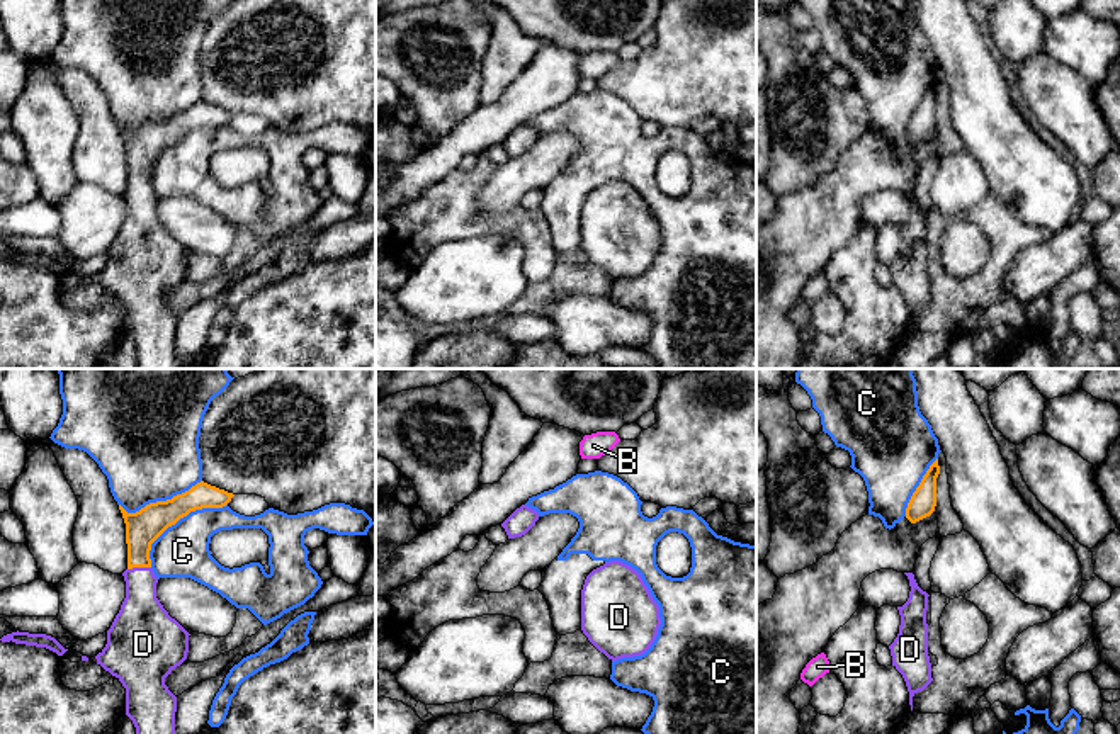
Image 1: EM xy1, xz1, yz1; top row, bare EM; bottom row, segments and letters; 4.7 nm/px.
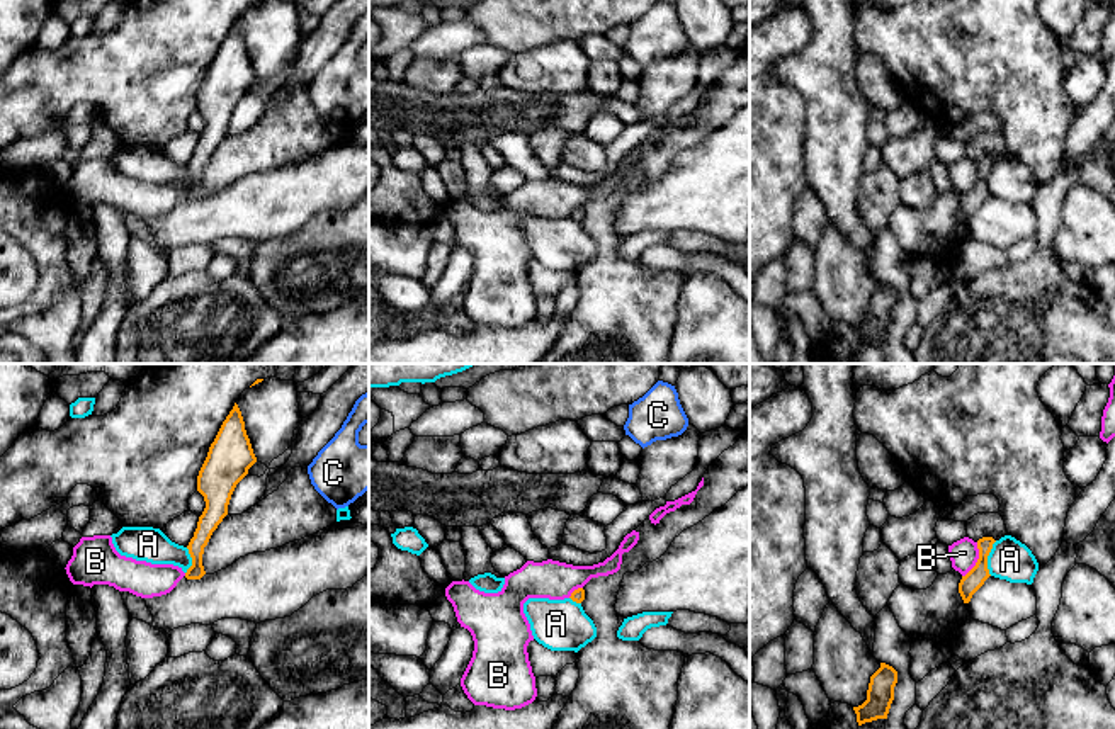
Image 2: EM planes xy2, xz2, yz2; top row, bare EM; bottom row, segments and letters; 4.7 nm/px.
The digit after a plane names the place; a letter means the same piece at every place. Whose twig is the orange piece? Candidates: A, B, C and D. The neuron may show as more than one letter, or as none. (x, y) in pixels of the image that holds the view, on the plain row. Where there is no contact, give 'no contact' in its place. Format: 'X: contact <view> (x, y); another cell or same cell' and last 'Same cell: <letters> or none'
A: contact yz2 (986, 177); another cell
B: contact yz2 (978, 179); another cell
C: contact xy1 (177, 140); another cell
D: contact xy1 (138, 186); same cell
Same cell: D

